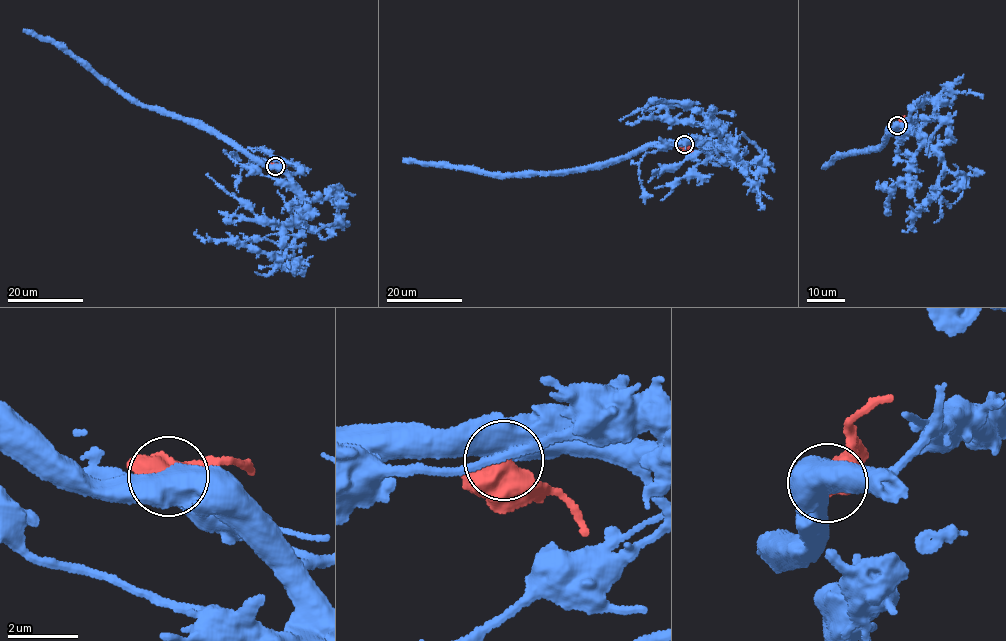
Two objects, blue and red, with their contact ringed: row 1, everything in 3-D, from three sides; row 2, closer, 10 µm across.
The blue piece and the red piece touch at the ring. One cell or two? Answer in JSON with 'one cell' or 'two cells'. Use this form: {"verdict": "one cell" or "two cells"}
{"verdict": "two cells"}

